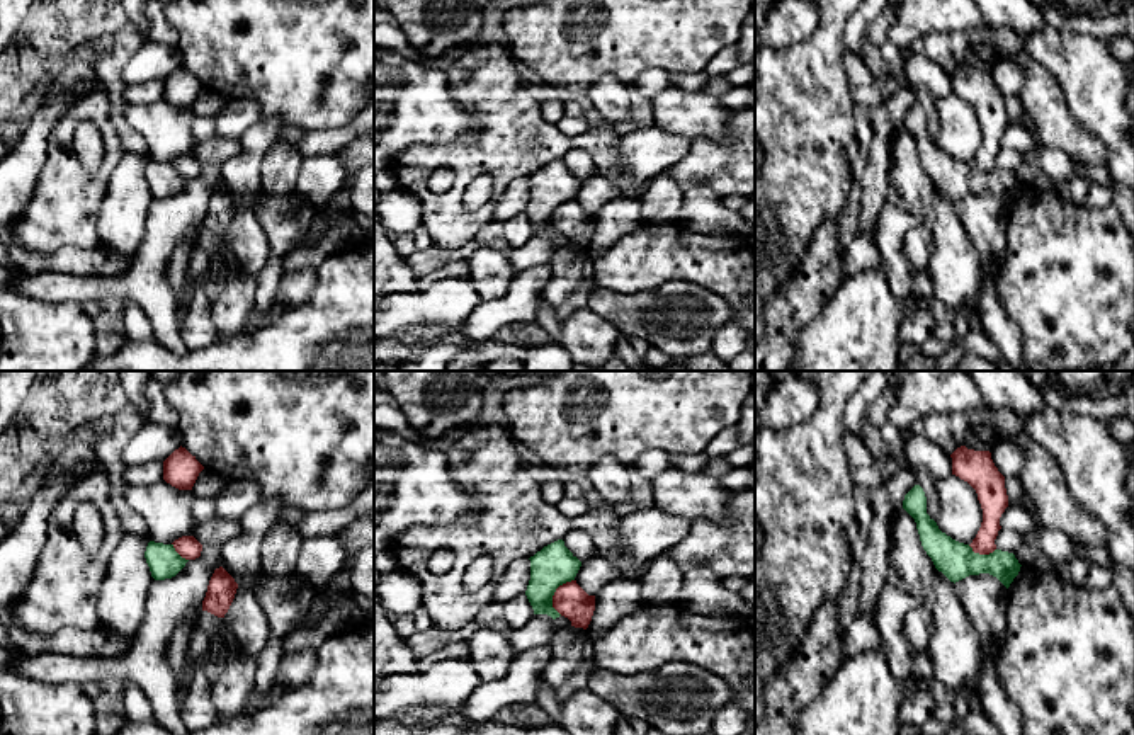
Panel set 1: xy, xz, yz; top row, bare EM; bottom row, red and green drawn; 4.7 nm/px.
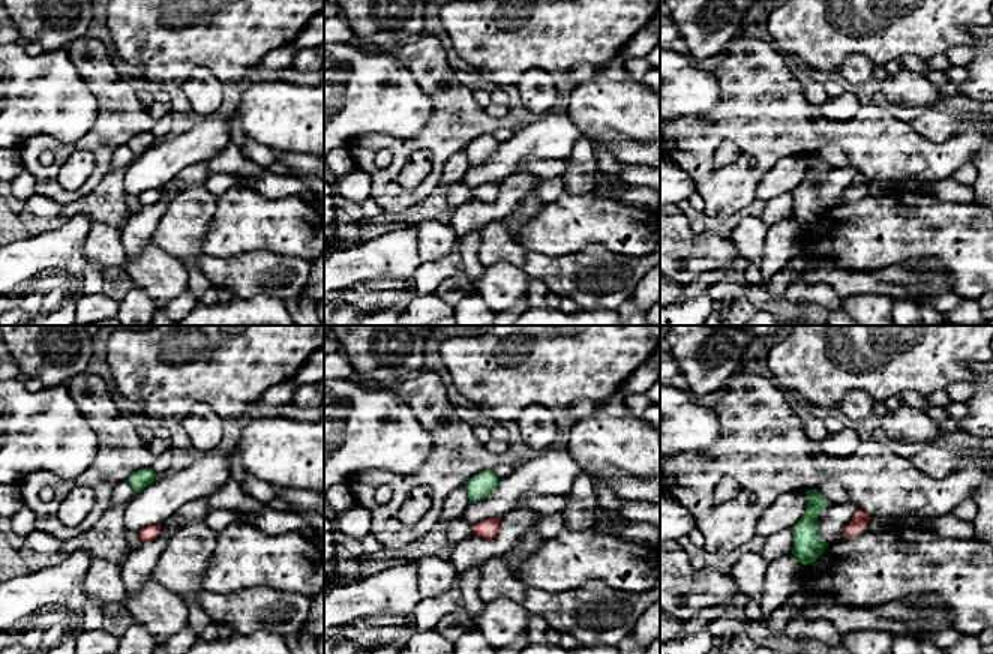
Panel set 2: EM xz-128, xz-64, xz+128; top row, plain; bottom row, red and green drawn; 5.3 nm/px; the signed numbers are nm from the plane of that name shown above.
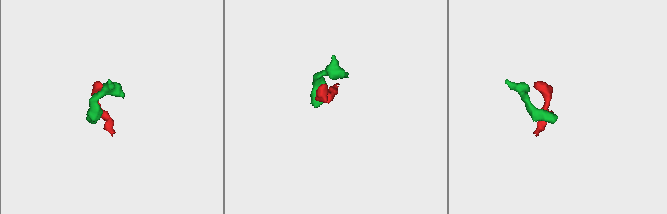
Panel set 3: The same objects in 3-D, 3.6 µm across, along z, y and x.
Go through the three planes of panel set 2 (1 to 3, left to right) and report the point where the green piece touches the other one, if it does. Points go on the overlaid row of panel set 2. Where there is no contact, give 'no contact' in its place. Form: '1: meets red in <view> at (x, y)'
1: no contact
2: no contact
3: no contact

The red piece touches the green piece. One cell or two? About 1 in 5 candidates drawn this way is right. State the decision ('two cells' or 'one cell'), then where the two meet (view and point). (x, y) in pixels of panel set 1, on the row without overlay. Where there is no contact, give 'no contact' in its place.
two cells | xz (555, 213)

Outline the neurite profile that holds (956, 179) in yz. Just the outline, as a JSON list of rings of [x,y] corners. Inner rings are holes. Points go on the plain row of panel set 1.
[[[915,104],[904,114],[903,128],[915,138],[921,165],[935,187],[950,201],[955,202],[969,194],[989,192],[1008,208],[1018,194],[1022,184],[1013,172],[995,168],[989,174],[979,174],[969,163],[942,151],[927,133],[927,116],[920,104]]]

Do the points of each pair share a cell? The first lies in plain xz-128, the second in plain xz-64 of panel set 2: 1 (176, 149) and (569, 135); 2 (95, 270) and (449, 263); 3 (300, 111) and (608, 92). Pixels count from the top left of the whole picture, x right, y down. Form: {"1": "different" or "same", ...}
{"1": "same", "2": "same", "3": "same"}

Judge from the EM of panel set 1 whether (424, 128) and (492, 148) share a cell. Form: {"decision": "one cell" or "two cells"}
{"decision": "two cells"}

